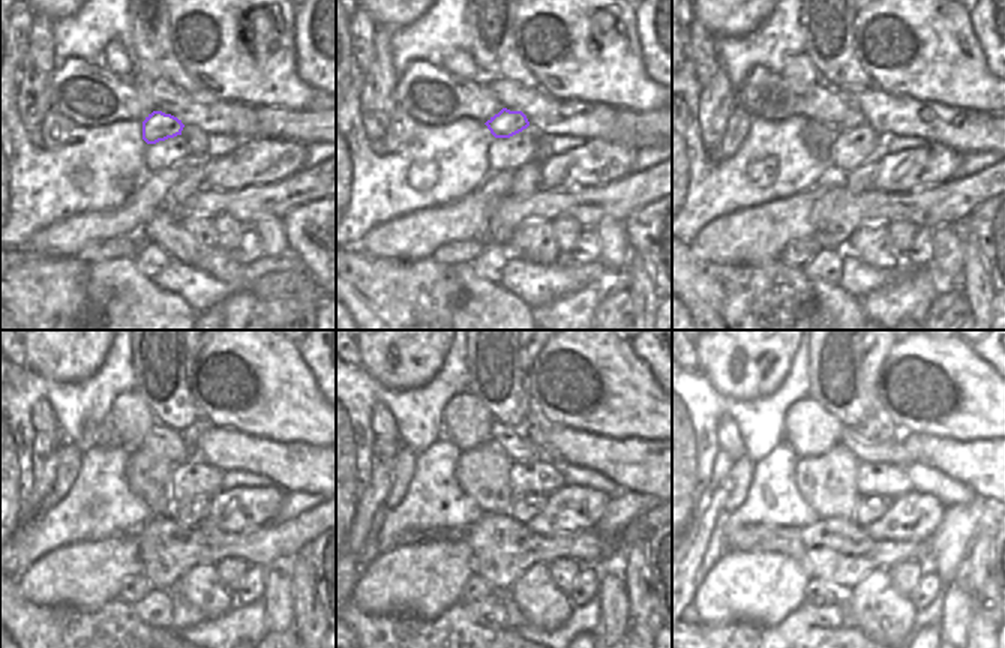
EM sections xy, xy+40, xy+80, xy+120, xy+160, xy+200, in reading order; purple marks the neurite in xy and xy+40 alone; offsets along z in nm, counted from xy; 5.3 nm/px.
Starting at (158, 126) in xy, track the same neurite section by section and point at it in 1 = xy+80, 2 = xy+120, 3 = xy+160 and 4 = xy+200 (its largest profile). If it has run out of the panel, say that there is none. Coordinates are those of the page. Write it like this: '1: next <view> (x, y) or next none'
1: next xy+80 (854, 117)
2: next xy+120 (192, 432)
3: next xy+160 (536, 429)
4: next xy+200 (879, 428)

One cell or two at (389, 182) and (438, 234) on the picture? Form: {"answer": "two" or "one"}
{"answer": "two"}

